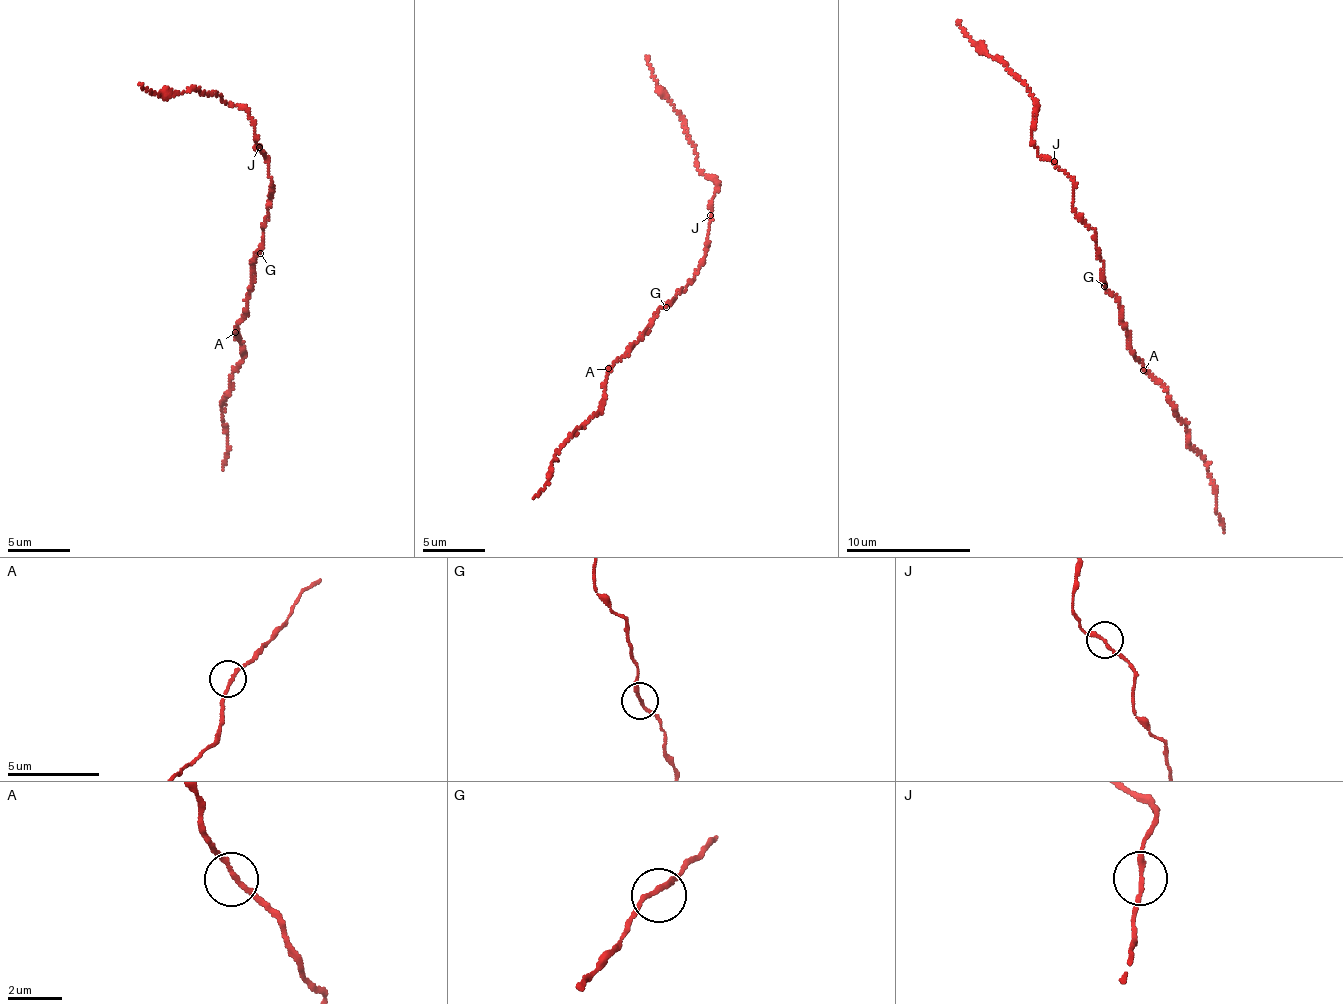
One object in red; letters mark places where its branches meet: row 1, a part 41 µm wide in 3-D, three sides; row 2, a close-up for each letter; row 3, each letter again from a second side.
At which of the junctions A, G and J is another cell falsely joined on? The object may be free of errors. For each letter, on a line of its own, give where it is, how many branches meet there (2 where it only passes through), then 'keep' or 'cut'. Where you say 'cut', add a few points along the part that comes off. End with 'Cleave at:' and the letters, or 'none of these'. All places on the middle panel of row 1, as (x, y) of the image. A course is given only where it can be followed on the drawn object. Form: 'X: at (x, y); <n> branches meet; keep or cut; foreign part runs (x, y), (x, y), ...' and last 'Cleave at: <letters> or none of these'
A: at (608, 368); 2 branches meet; keep
G: at (666, 307); 2 branches meet; keep
J: at (710, 215); 2 branches meet; keep
Cleave at: none of these

